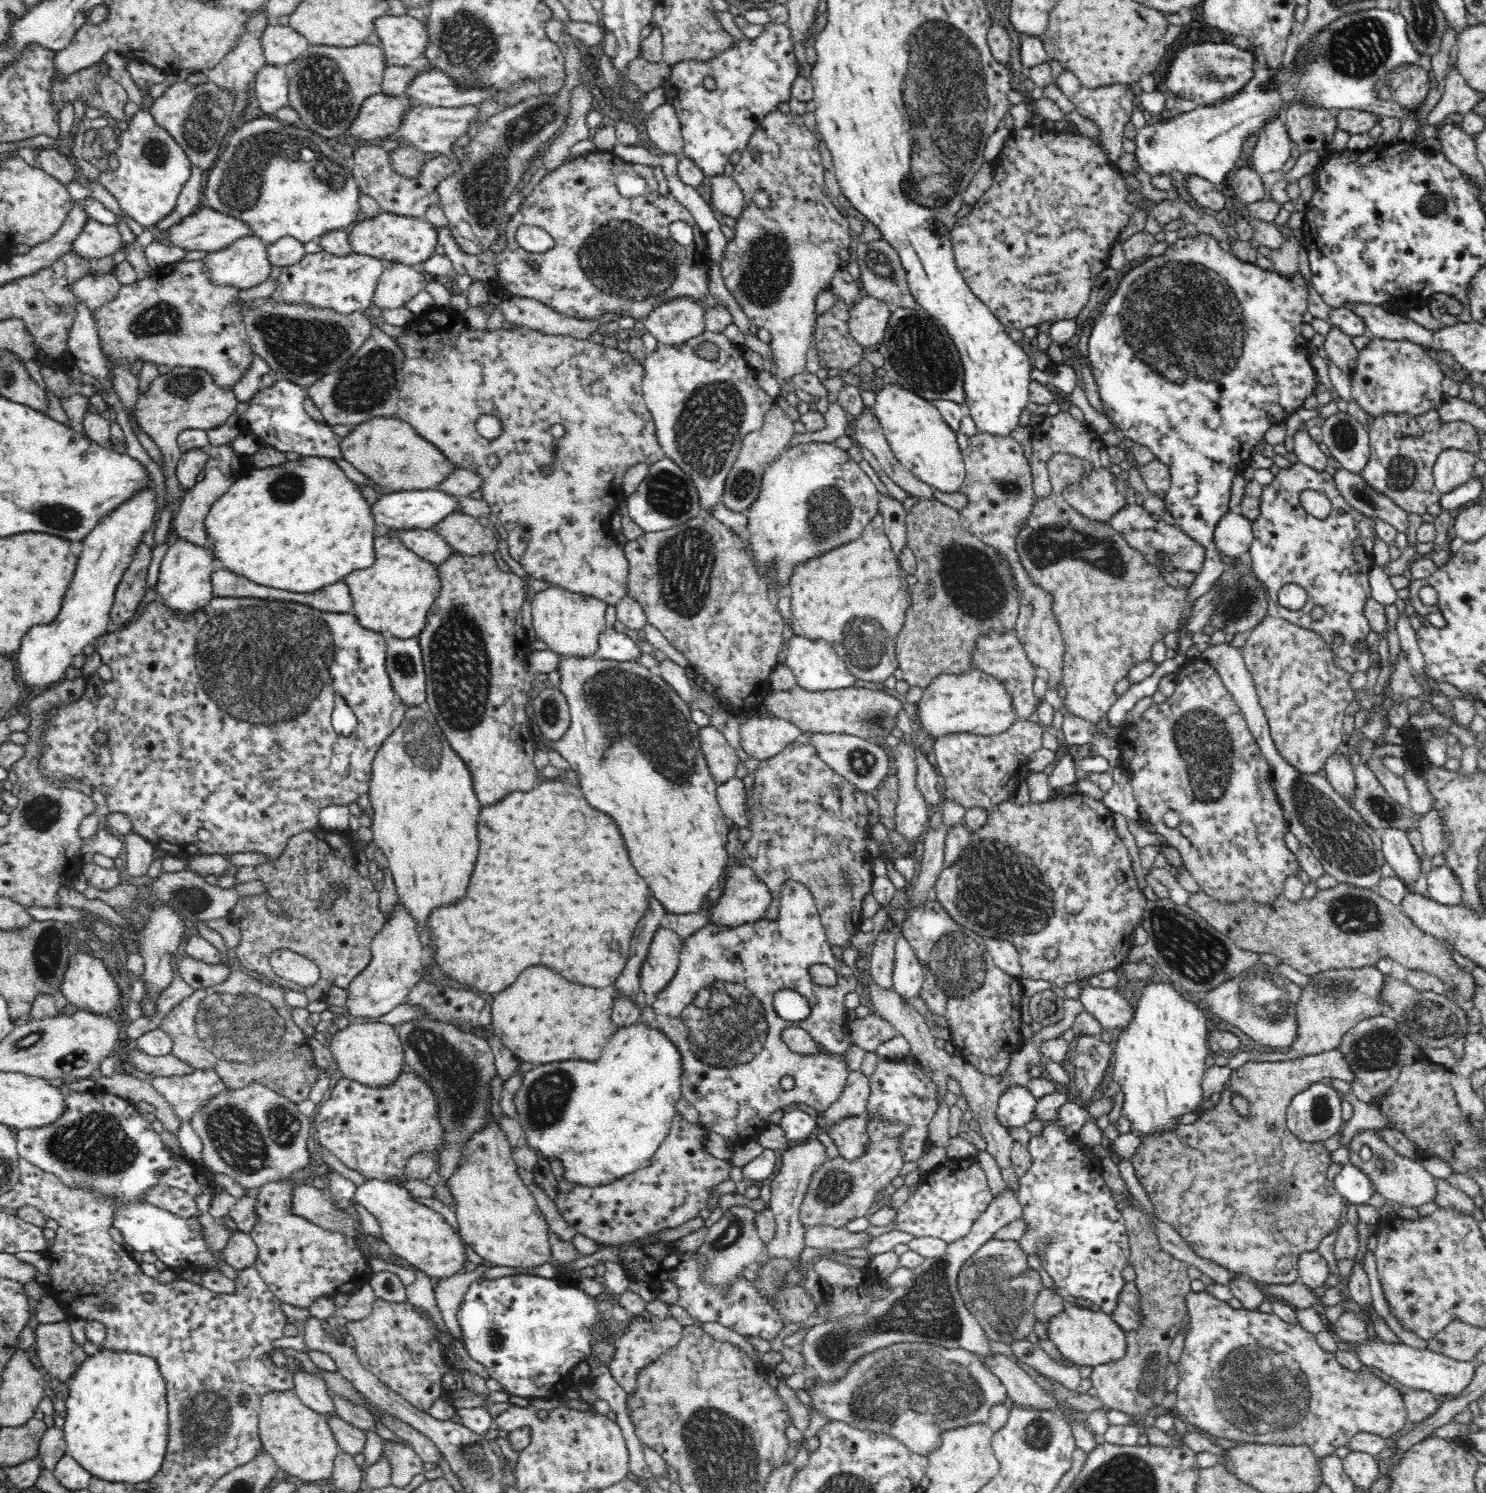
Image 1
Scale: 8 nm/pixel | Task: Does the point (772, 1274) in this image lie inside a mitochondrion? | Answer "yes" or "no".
yes

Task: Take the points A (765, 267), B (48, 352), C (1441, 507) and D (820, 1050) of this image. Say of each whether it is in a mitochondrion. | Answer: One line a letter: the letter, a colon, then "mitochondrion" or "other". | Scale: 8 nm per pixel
A: mitochondrion
B: other
C: other
D: other

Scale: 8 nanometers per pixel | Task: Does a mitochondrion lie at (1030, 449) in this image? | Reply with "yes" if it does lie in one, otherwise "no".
no

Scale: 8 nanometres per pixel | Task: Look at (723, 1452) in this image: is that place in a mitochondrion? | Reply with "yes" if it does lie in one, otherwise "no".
yes

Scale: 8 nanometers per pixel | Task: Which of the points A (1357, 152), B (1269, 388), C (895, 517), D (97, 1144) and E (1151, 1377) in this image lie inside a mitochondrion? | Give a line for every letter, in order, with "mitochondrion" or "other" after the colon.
A: other
B: other
C: other
D: mitochondrion
E: mitochondrion

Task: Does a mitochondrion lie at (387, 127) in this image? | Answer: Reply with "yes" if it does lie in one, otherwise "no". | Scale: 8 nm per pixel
no

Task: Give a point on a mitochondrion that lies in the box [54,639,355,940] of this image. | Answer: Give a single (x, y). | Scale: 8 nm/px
(195, 899)

